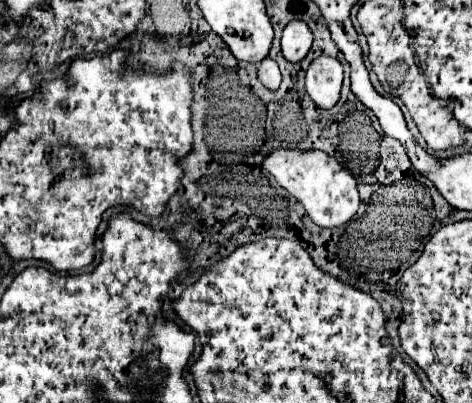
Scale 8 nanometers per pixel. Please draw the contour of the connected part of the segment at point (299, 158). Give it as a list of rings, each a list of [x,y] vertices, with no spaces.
[[[274,150],[264,158],[262,166],[276,178],[282,188],[286,188],[300,204],[304,204],[306,210],[310,208],[308,212],[312,212],[312,222],[324,228],[336,228],[348,222],[358,212],[360,198],[354,176],[344,170],[344,166],[336,162],[336,158],[320,150],[302,154],[294,154],[294,150]]]

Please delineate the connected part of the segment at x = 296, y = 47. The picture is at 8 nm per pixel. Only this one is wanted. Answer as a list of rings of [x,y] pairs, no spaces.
[[[292,20],[282,32],[282,54],[288,62],[300,62],[312,46],[312,32],[302,20]]]

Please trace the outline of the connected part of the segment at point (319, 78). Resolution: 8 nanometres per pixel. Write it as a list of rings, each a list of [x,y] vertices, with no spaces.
[[[318,56],[312,60],[306,72],[306,92],[318,108],[332,108],[340,100],[342,88],[342,64],[330,56]]]

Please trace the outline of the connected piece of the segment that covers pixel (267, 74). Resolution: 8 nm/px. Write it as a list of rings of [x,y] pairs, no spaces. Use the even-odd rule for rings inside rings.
[[[264,58],[256,68],[258,68],[258,78],[260,78],[260,82],[262,82],[266,88],[270,88],[270,90],[278,90],[280,82],[282,82],[278,64],[276,64],[272,58]]]

